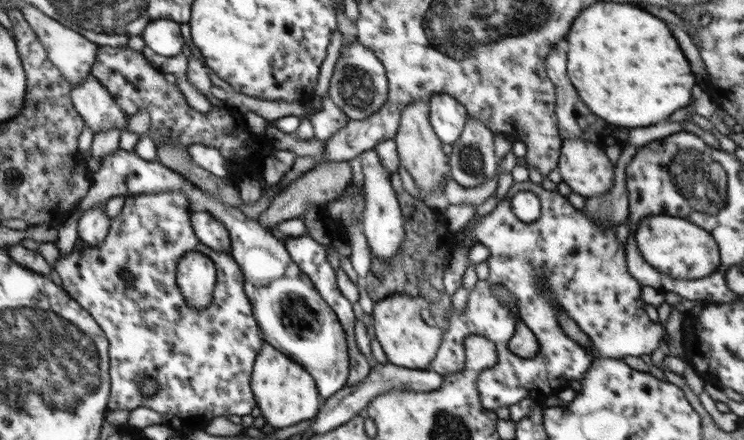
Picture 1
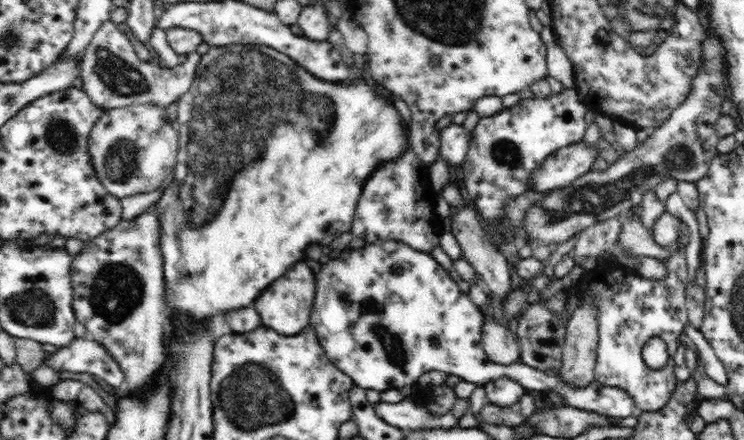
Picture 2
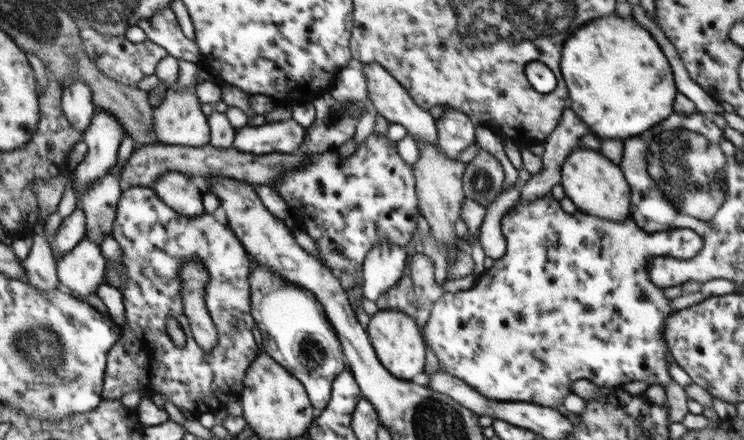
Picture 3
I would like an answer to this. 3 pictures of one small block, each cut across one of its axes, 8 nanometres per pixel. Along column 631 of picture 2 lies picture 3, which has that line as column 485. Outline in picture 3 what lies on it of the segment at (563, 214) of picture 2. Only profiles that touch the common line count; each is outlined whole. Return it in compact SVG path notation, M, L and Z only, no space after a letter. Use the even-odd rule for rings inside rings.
M477 147L472 162L466 163L462 178L465 198L488 207L502 192L504 170L500 162L488 151Z

